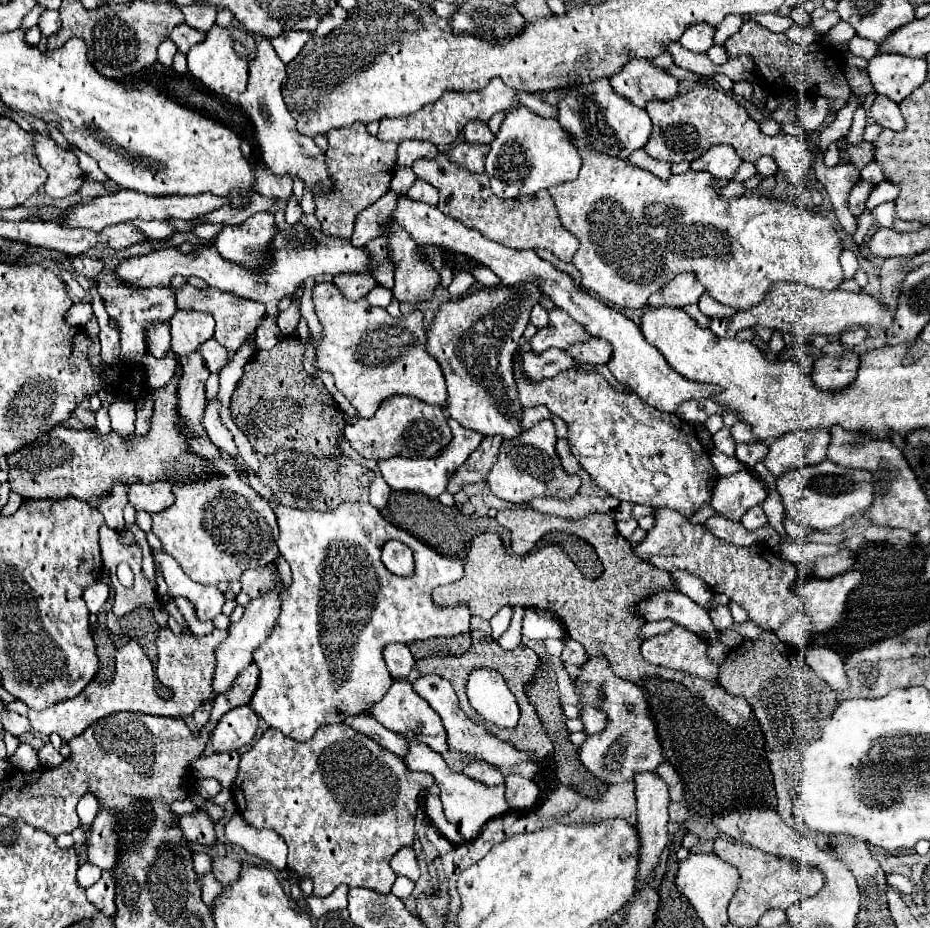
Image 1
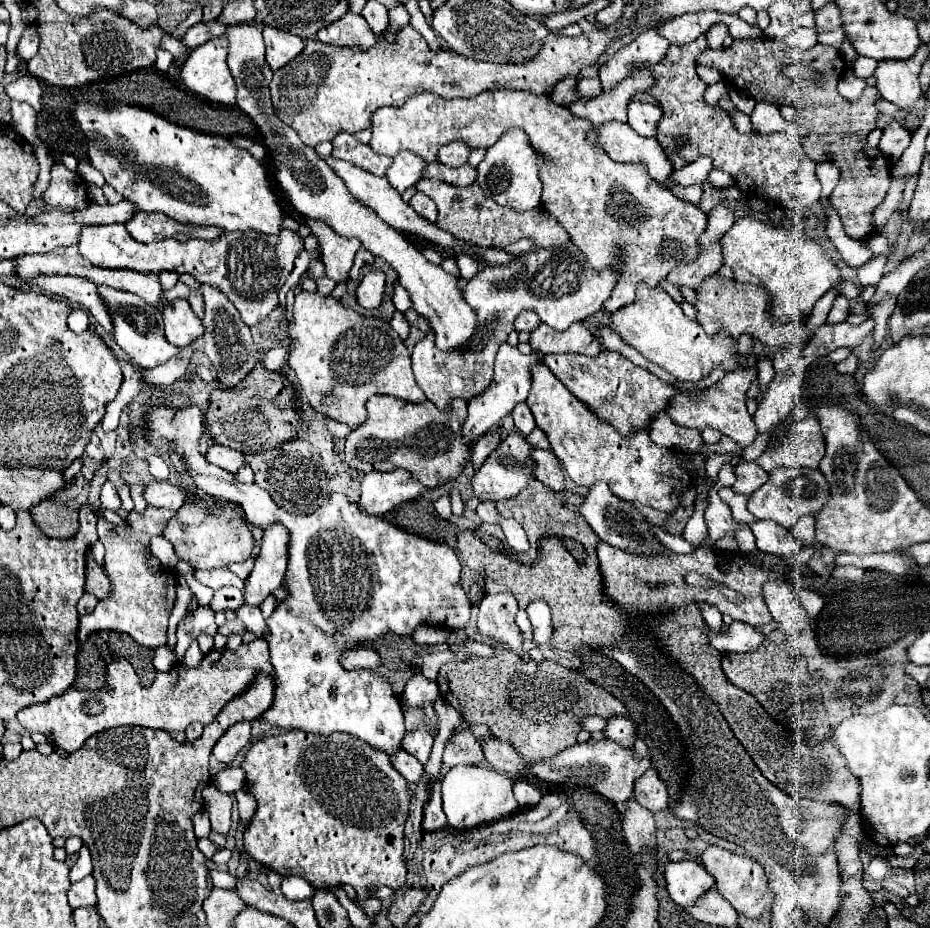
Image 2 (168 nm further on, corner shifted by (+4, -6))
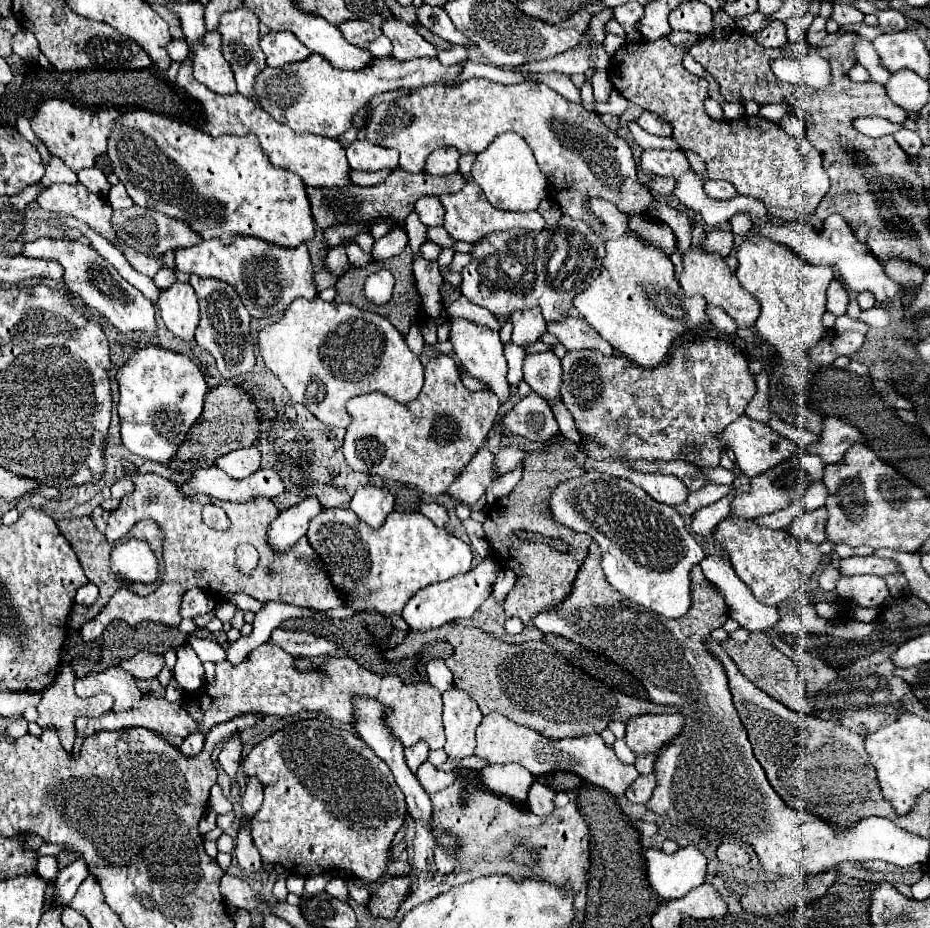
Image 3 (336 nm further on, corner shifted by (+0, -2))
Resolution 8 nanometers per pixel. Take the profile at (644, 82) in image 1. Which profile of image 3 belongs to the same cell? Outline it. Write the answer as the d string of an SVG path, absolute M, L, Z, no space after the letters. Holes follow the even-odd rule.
M643 112L641 118L637 120L637 124L645 132L649 132L649 134L655 134L655 136L671 136L671 126L665 120L661 120L659 116L651 114L651 112Z

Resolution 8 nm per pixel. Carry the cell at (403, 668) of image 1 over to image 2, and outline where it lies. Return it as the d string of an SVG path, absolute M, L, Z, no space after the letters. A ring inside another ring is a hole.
M357 648L357 650L345 652L341 656L341 666L345 670L353 670L353 668L377 668L377 666L381 666L379 652L375 652L371 648Z

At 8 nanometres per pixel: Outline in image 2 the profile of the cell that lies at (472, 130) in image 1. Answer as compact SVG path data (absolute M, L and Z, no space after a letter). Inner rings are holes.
M457 140L457 142L451 142L445 148L441 148L441 152L437 154L437 160L443 162L445 166L457 168L457 166L463 166L467 162L469 154L471 154L471 146L463 140Z

